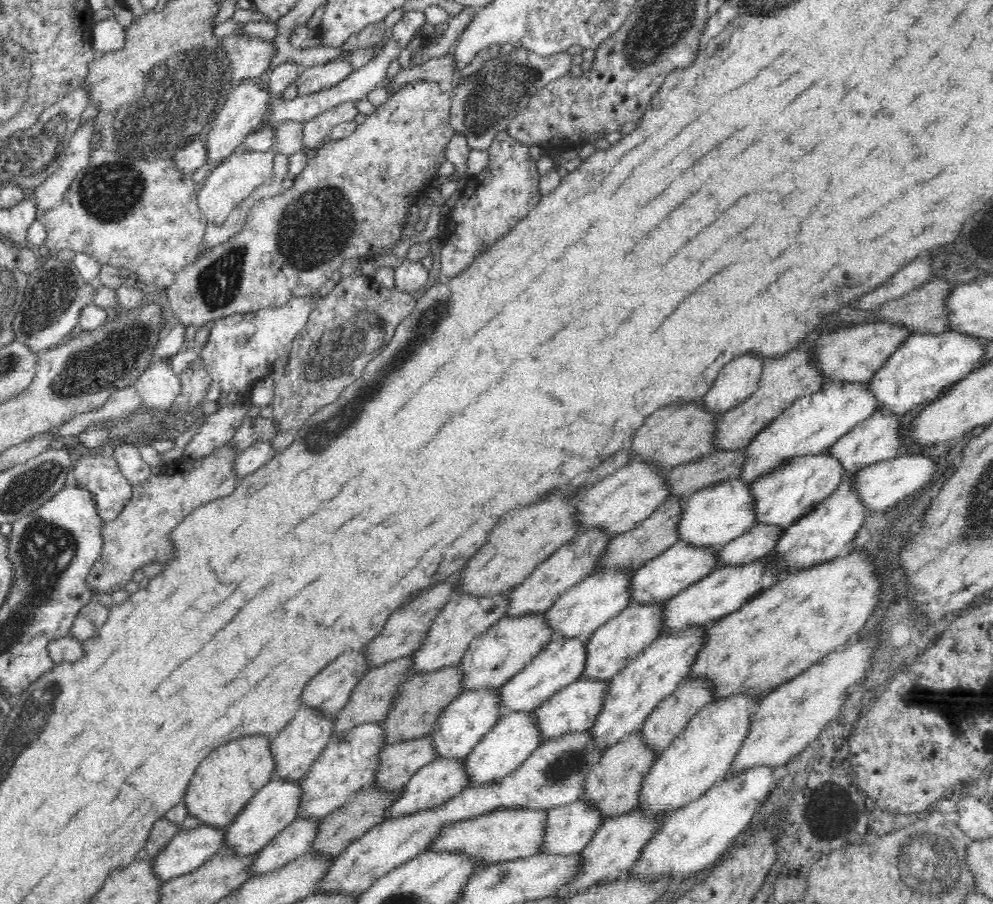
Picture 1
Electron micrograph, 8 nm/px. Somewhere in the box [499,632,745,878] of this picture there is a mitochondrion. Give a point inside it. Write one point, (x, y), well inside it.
(567, 764)

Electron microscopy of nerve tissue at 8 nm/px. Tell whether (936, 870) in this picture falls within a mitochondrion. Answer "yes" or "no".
yes

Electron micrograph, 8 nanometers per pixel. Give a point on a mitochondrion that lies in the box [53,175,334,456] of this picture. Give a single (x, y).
(218, 283)

